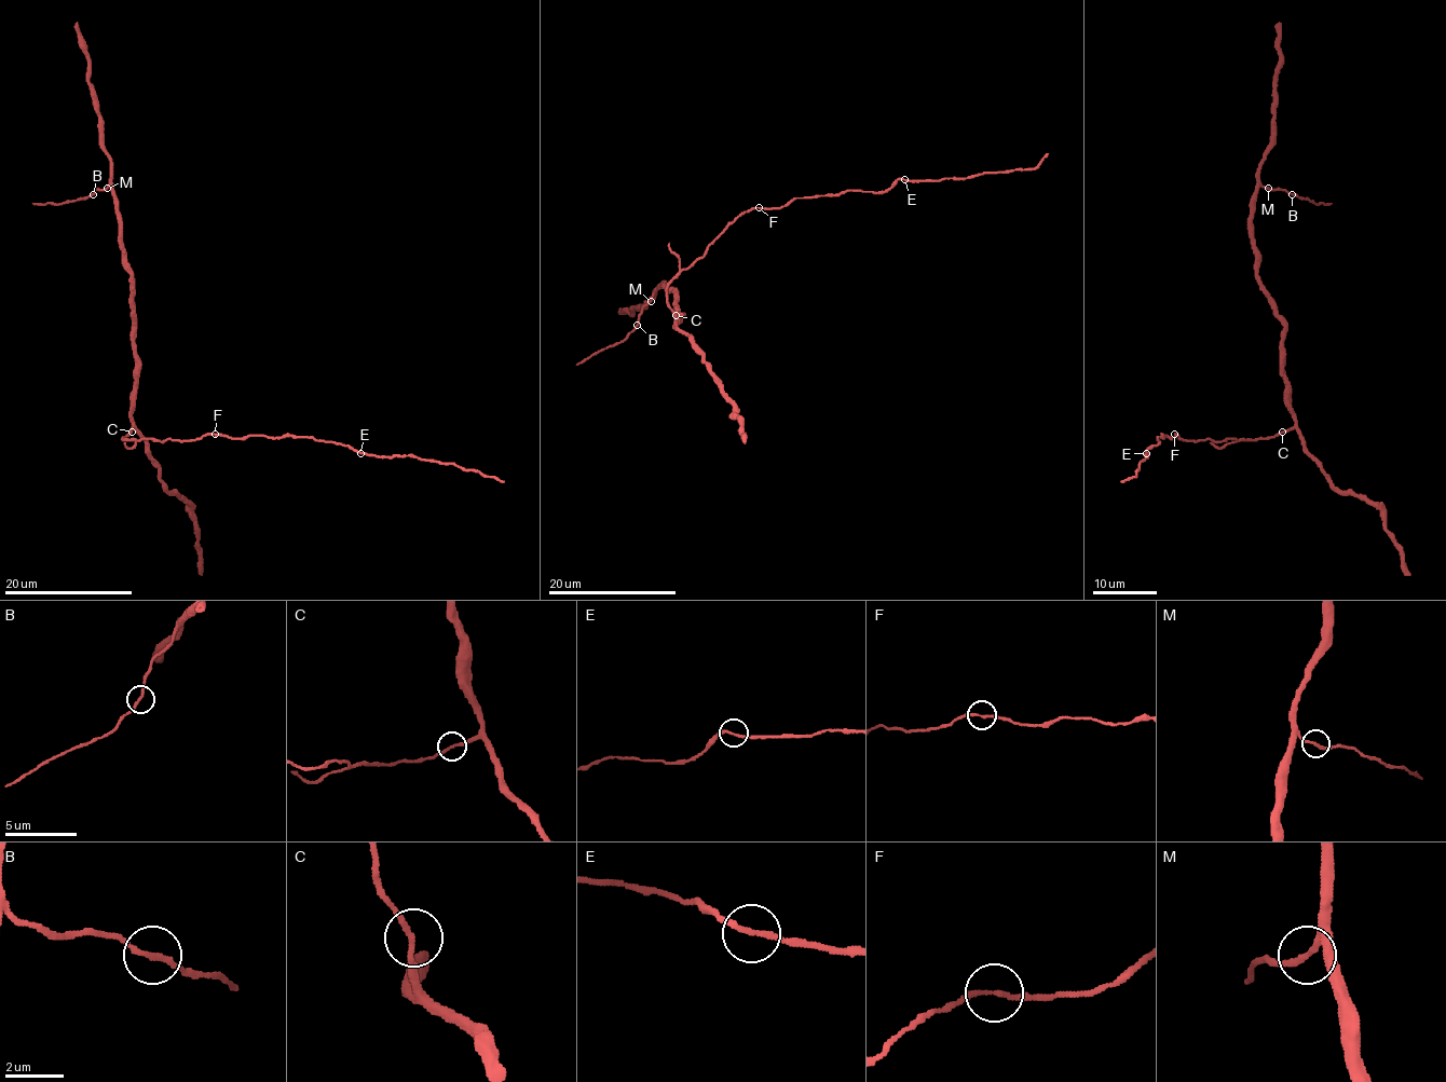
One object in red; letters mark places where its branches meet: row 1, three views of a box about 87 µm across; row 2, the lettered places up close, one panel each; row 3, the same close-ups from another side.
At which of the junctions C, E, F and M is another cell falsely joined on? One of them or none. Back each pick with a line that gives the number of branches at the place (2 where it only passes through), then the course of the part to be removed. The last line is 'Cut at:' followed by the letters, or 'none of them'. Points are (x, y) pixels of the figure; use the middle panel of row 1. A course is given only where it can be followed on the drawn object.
Cut at: none of them

